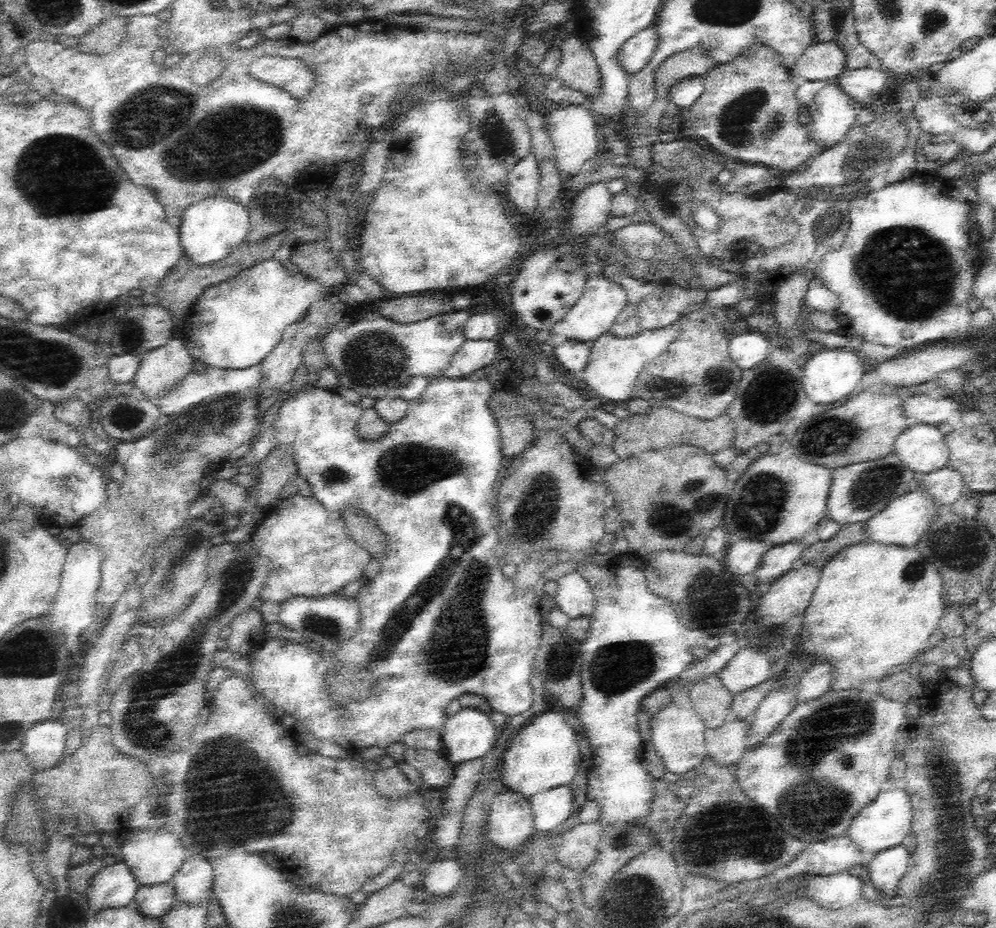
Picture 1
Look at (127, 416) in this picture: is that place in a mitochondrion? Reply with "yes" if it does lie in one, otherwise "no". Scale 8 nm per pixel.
yes

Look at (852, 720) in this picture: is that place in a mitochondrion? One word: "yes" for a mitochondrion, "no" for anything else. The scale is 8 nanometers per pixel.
yes

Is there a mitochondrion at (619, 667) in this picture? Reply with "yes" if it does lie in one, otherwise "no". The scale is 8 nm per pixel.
yes

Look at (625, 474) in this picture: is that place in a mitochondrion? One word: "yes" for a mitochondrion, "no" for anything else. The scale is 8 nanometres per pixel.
no

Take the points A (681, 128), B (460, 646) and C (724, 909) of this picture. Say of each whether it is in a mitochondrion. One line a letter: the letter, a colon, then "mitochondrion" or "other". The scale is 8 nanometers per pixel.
A: other
B: mitochondrion
C: other

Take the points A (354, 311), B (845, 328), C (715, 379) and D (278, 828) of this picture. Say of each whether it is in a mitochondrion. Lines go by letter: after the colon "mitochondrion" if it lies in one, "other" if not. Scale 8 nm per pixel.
A: other
B: other
C: mitochondrion
D: mitochondrion

